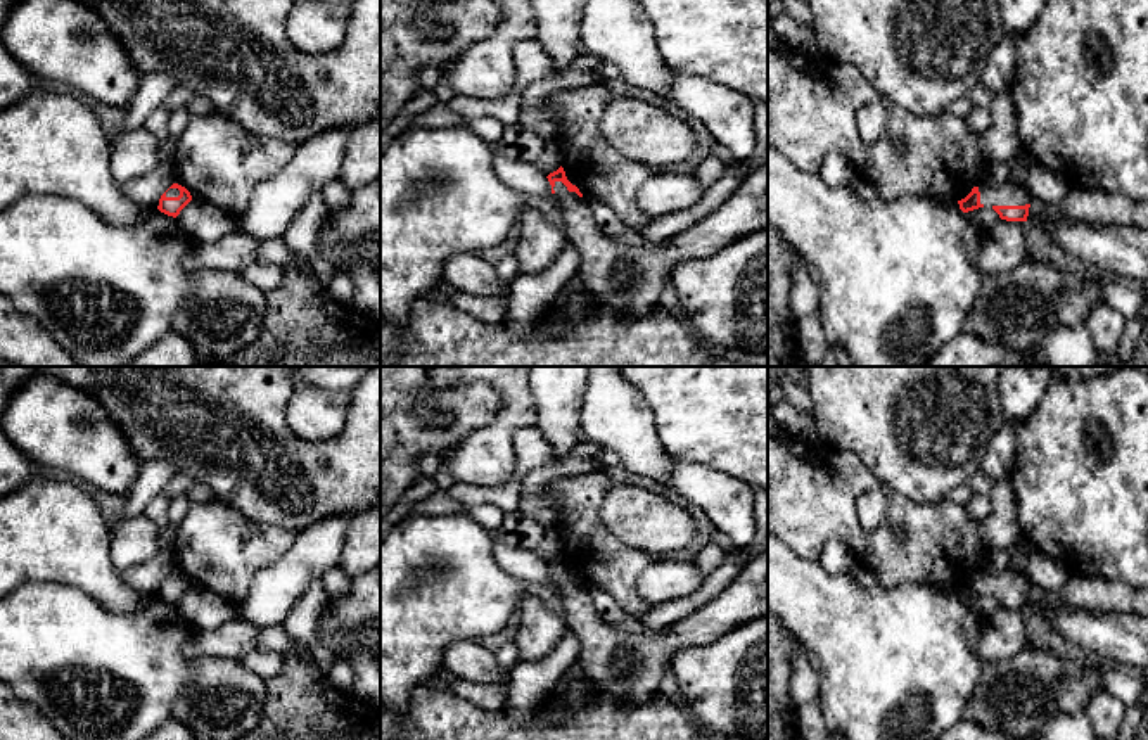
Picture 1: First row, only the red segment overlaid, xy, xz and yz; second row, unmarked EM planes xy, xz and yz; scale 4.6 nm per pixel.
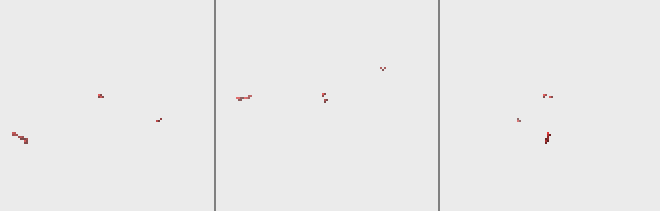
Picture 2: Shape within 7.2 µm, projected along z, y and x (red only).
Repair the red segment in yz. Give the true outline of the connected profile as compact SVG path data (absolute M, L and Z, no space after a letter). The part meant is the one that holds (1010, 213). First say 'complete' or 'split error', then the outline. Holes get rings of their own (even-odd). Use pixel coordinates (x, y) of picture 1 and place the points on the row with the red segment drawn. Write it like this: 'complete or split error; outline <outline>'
split error; outline M1010 182L999 187L989 187L980 183L972 192L958 201L963 213L989 206L1001 220L1006 221L1027 221L1032 194L1027 185L1013 185Z

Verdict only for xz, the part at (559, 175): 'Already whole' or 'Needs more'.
Needs more

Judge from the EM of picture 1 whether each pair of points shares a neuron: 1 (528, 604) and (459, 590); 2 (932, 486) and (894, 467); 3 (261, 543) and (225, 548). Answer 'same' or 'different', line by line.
1: different
2: same
3: same

